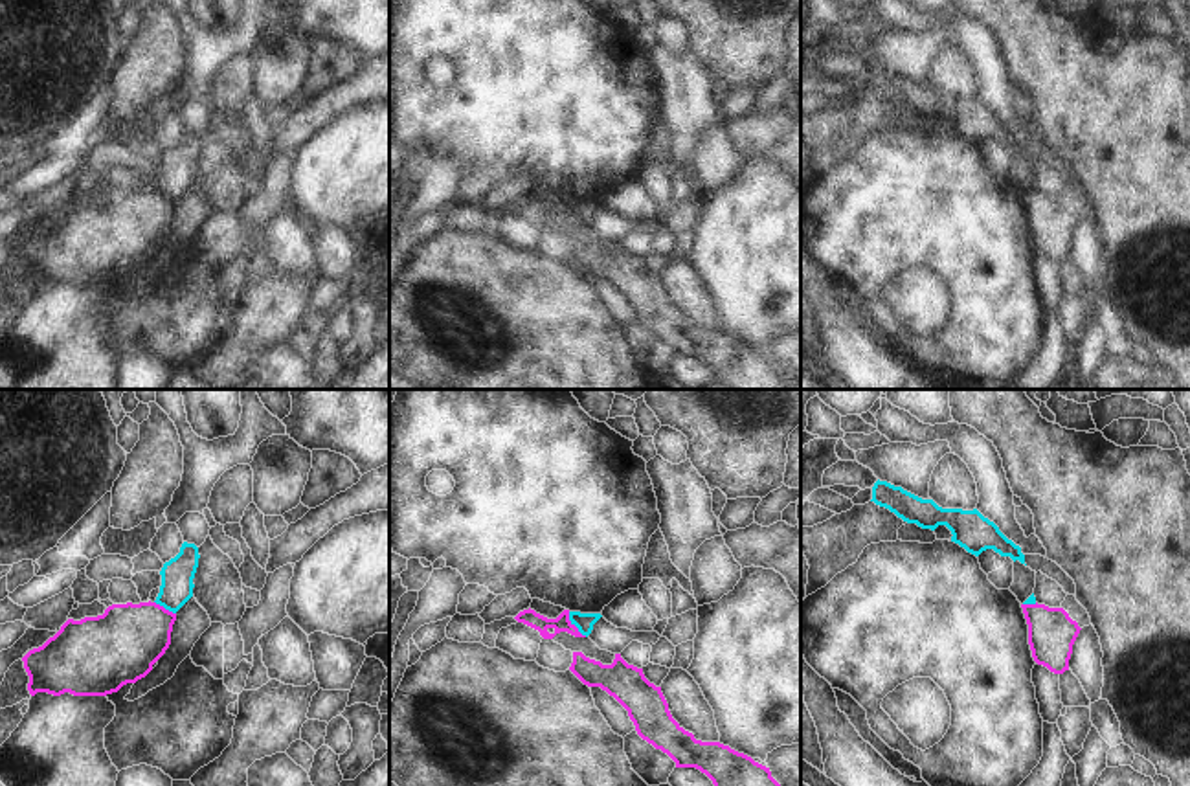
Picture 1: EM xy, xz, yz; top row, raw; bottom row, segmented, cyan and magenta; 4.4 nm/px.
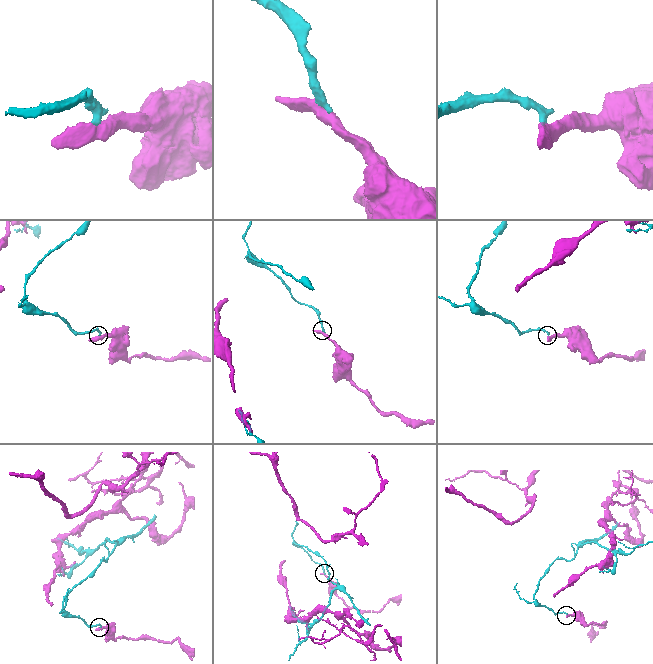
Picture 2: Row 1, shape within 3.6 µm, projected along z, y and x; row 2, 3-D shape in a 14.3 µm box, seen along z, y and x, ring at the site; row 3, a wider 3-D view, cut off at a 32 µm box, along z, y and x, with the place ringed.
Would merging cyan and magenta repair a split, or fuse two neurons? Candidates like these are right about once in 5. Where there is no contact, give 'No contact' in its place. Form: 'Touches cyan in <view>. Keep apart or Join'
Touches cyan in xz. Keep apart.

